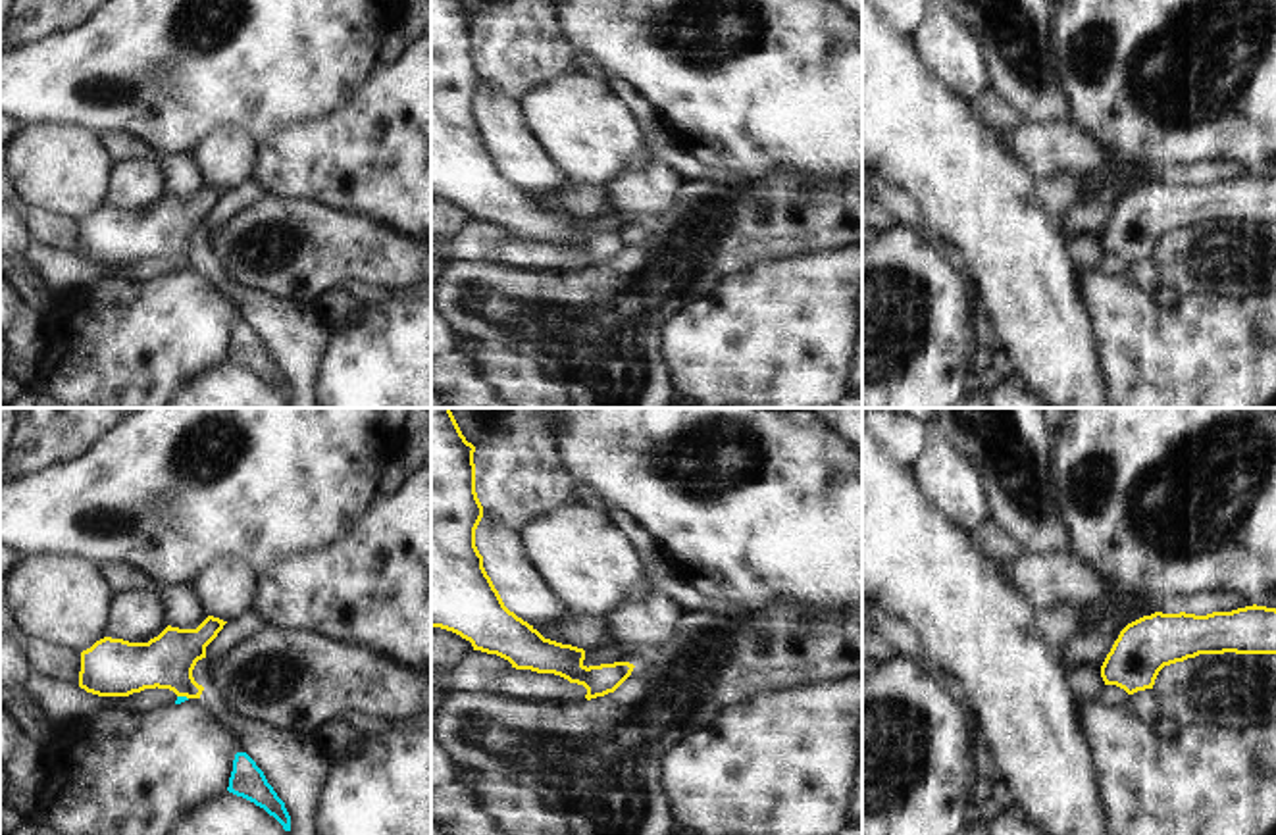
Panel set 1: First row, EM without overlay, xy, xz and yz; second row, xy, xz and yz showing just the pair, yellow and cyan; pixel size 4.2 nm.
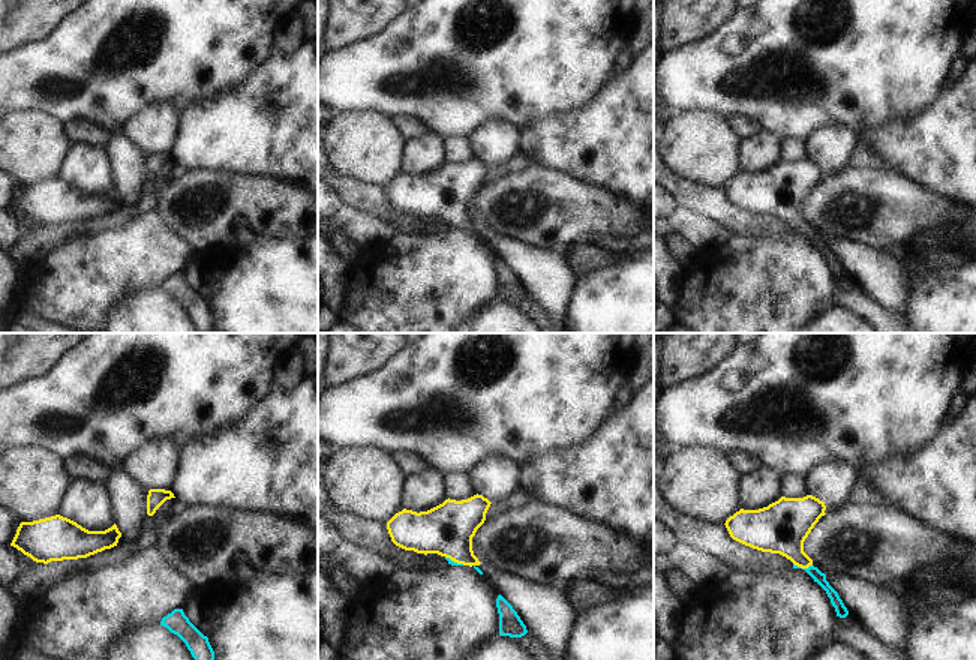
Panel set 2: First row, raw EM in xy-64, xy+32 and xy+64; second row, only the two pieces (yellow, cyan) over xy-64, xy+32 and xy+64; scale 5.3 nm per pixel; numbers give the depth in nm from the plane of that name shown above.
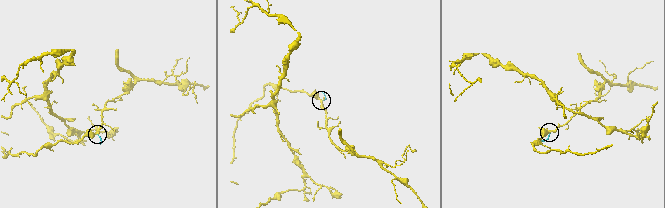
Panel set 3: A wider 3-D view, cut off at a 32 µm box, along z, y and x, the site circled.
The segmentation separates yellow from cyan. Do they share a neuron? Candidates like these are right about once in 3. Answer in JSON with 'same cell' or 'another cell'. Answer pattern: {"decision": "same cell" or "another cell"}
{"decision": "same cell"}

